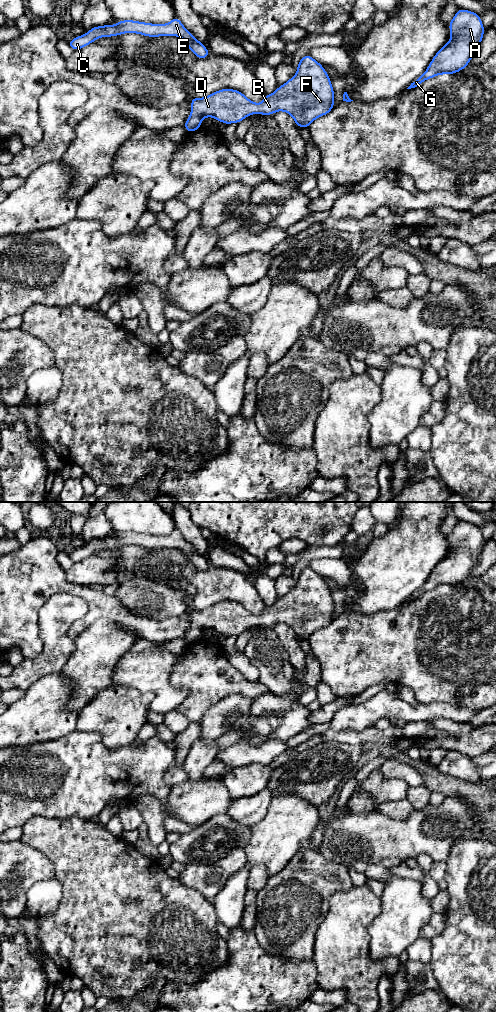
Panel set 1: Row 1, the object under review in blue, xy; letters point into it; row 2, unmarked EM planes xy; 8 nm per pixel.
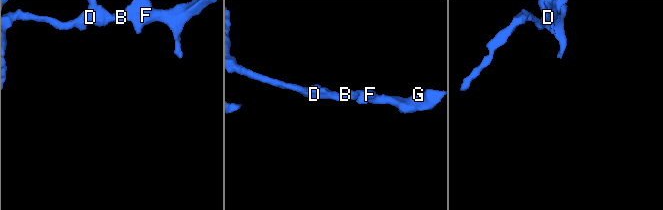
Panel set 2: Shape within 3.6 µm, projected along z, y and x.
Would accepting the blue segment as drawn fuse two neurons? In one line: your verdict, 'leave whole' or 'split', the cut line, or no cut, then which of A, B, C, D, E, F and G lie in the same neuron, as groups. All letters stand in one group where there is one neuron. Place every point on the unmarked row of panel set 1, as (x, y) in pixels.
leave whole | no cut | A B C D E F G

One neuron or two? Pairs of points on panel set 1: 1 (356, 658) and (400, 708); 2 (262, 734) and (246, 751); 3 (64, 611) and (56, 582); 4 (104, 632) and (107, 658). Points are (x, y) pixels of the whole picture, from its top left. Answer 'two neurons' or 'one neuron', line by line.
1: two neurons
2: two neurons
3: two neurons
4: one neuron

